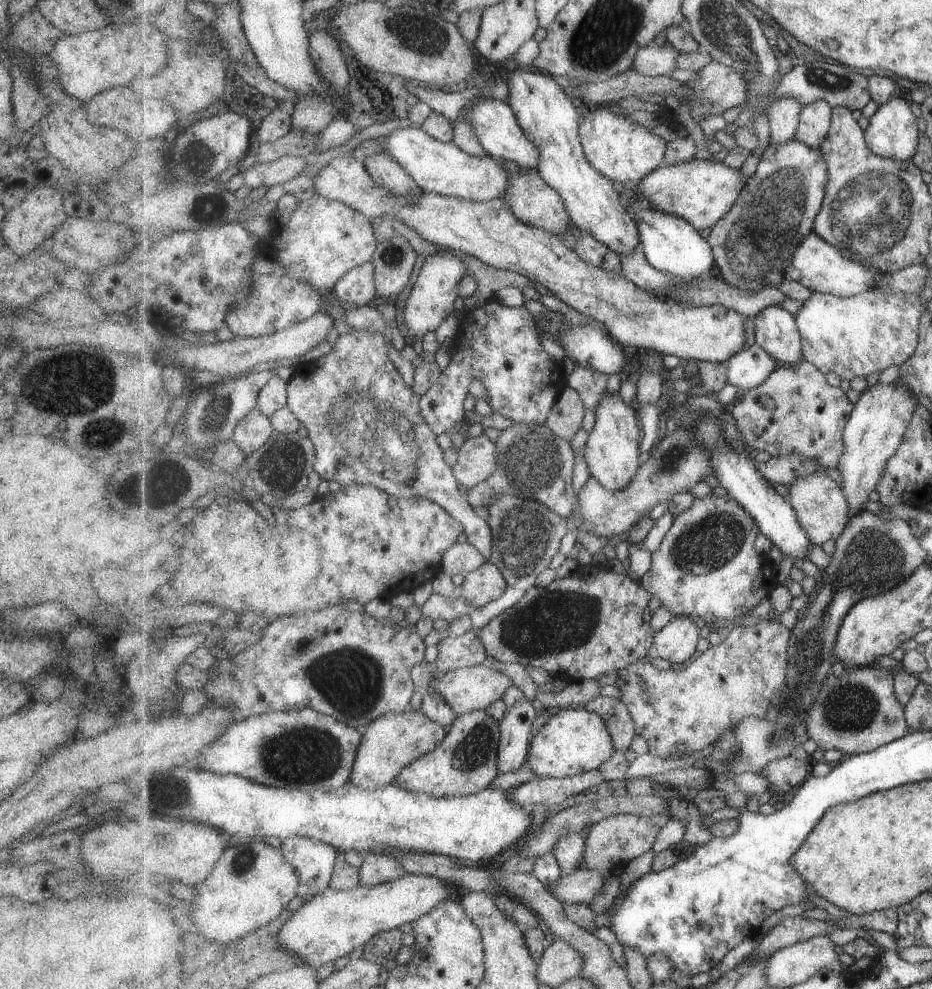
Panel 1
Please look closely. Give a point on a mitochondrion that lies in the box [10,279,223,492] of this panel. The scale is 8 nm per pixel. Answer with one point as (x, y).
(81, 388)

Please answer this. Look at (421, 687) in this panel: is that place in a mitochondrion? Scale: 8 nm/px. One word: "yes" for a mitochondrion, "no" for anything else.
no

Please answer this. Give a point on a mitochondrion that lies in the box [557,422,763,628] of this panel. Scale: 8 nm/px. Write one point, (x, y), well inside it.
(706, 546)

